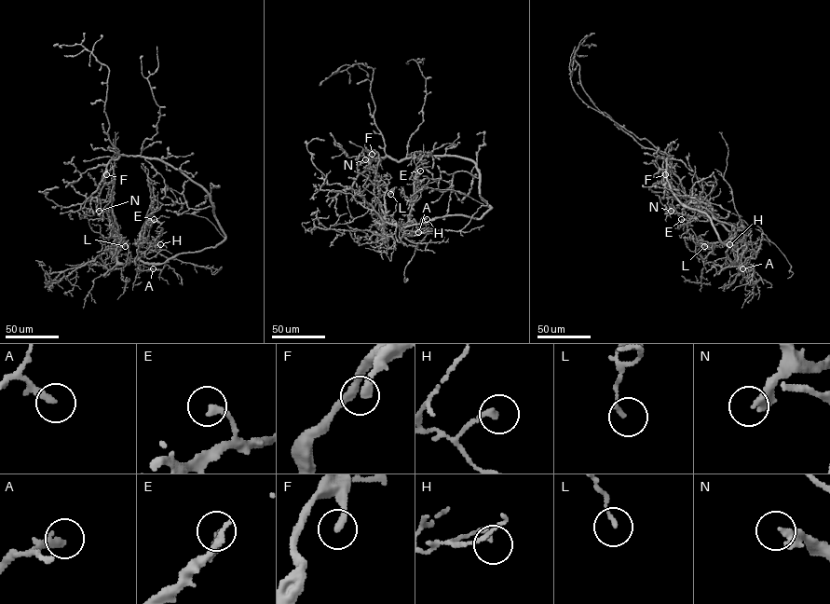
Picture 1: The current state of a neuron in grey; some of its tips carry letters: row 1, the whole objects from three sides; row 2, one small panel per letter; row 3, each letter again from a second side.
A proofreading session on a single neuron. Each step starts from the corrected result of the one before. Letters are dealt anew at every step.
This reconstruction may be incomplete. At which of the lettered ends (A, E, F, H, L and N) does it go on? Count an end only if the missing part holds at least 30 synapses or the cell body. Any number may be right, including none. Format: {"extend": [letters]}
{"extend": []}

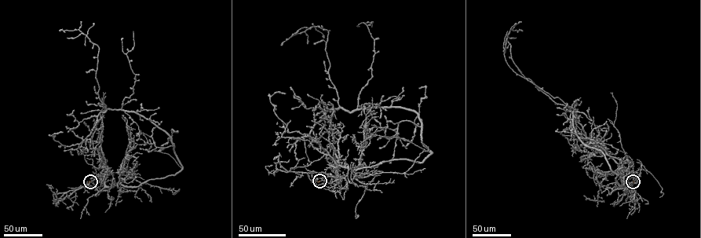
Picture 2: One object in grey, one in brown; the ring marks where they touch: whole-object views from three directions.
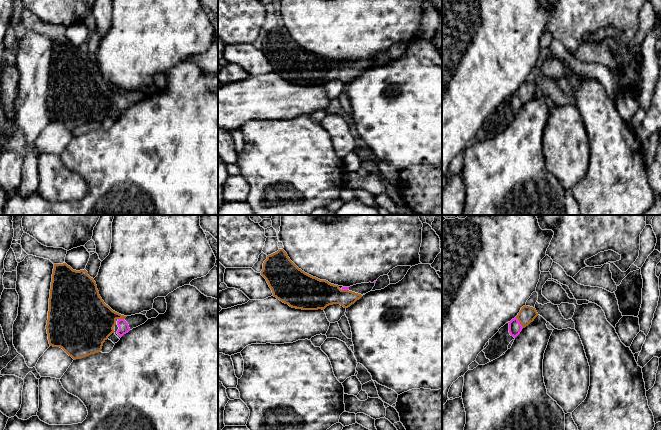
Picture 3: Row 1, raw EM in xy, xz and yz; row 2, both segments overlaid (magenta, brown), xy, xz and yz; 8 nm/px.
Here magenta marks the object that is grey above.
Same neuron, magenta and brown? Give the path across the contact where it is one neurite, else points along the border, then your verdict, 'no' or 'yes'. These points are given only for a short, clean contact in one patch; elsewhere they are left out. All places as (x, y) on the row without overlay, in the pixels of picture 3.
runs through yz (515, 103), (519, 98), (527, 90); yes

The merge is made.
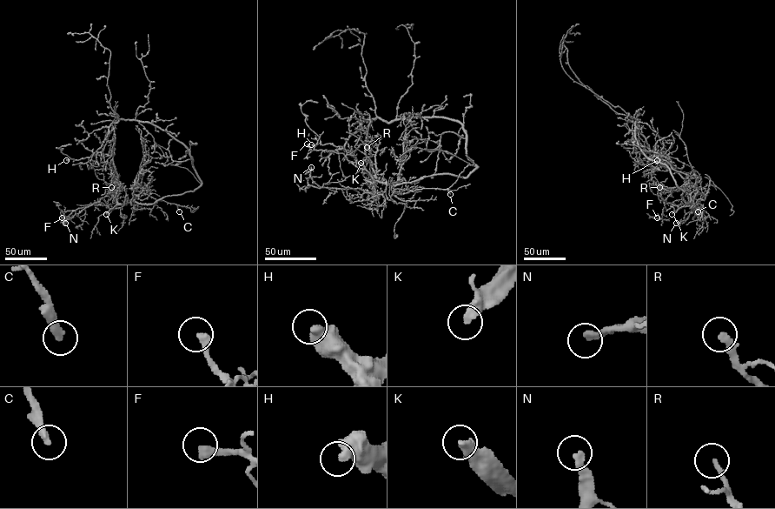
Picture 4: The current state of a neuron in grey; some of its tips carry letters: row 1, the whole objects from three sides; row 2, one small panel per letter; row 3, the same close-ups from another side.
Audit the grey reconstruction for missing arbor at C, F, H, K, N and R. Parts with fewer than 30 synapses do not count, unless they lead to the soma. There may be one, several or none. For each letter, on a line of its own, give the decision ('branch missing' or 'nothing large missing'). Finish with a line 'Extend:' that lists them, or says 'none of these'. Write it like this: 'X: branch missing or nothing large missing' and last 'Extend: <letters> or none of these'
C: nothing large missing
F: nothing large missing
H: nothing large missing
K: branch missing
N: branch missing
R: nothing large missing
Extend: K, N

